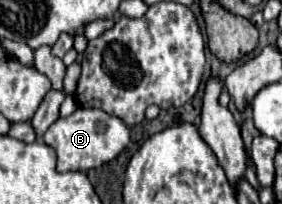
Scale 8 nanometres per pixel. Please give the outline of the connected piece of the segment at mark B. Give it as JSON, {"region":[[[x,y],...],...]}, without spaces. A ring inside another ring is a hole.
{"region":[[[78,107],[70,117],[54,121],[42,139],[58,155],[56,171],[88,171],[112,161],[130,143],[130,127],[120,117],[104,113],[102,109]]]}

